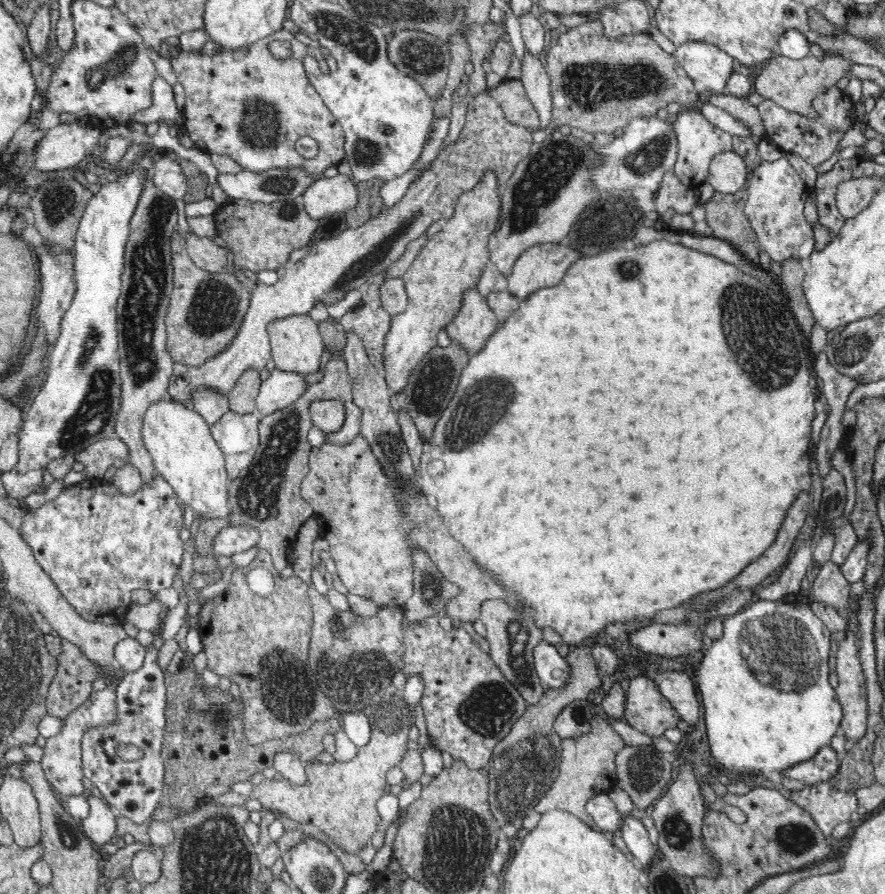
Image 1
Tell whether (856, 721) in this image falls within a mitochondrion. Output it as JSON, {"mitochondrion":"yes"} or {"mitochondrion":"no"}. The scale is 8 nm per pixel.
{"mitochondrion":"no"}

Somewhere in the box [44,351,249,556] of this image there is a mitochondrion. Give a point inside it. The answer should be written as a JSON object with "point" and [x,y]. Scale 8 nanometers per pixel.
{"point":[92,416]}

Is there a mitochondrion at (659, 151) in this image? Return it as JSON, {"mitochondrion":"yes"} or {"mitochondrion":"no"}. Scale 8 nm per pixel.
{"mitochondrion":"yes"}

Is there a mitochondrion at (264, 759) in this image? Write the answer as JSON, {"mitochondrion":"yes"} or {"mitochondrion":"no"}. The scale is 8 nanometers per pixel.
{"mitochondrion":"no"}

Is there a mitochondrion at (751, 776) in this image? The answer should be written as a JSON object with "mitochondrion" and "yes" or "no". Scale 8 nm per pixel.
{"mitochondrion":"no"}

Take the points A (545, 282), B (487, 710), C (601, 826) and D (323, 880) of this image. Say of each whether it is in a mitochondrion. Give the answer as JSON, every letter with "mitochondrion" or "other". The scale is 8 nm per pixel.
{"A":"other","B":"mitochondrion","C":"other","D":"mitochondrion"}

